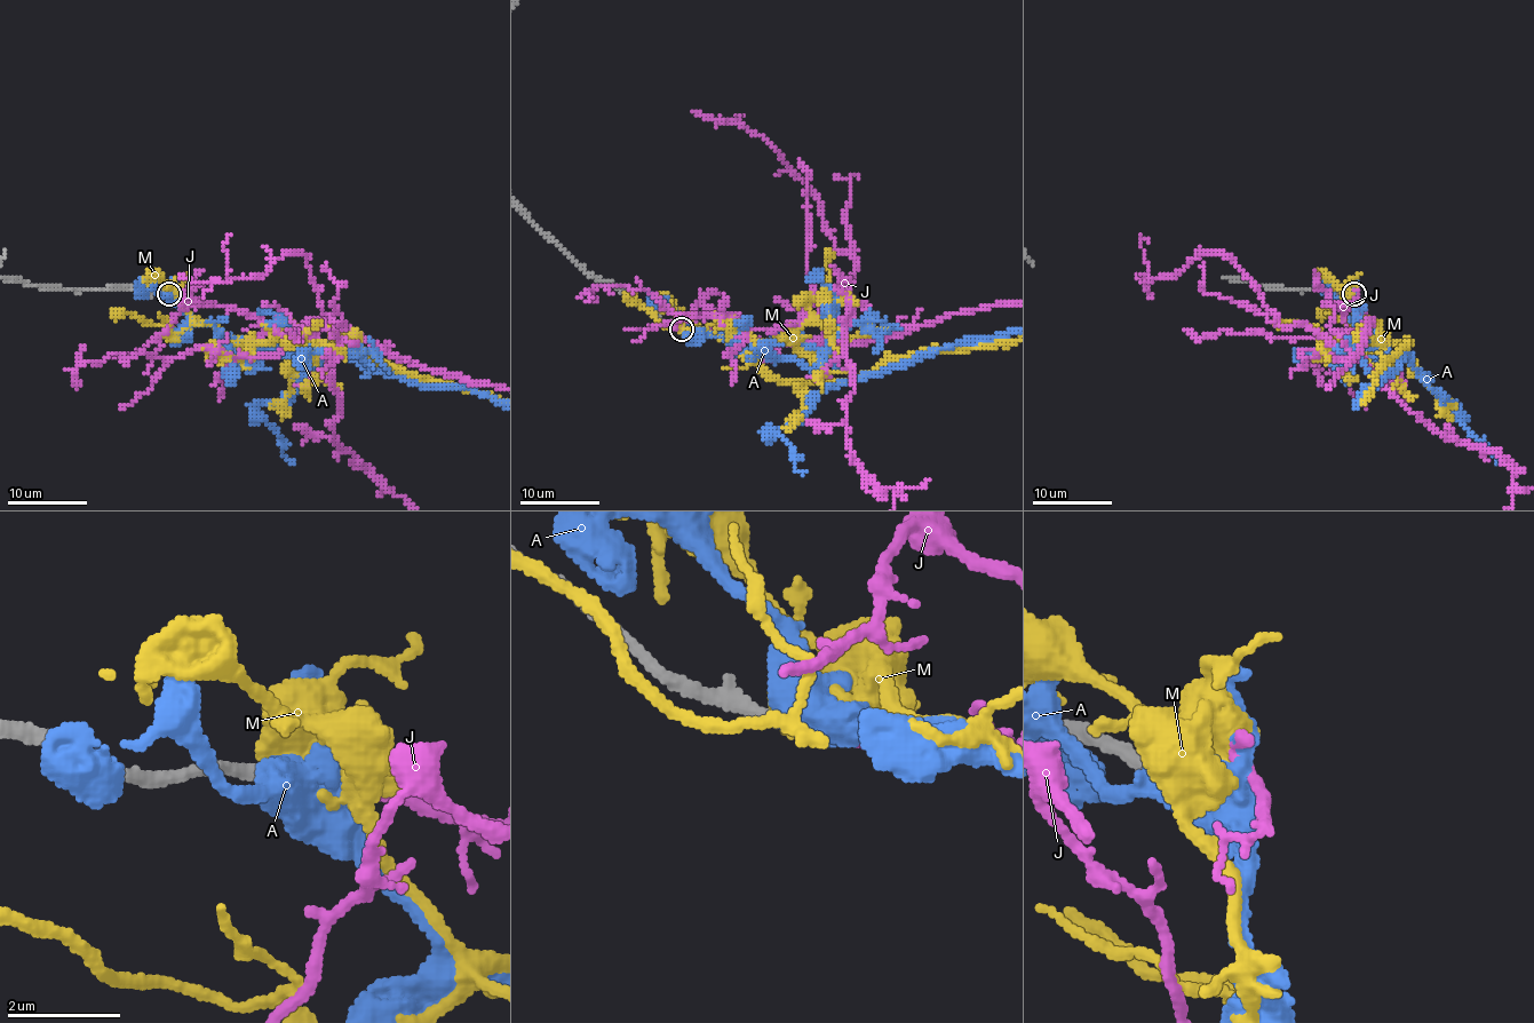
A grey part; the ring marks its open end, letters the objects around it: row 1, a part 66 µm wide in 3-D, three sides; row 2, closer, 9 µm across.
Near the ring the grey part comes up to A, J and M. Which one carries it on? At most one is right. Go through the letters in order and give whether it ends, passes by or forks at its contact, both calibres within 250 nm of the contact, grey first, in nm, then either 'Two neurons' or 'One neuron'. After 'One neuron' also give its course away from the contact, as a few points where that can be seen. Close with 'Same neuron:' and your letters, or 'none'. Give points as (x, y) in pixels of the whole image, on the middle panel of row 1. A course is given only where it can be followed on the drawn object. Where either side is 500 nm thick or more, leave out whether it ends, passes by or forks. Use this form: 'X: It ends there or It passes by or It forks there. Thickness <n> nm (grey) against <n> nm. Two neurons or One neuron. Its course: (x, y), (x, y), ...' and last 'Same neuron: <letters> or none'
A: Thickness 240 nm (grey) against 550 nm. Two neurons
J: It passes by. Thickness 200 nm (grey) against 150 nm. One neuron
M: Thickness 240 nm (grey) against 650 nm. Two neurons
Same neuron: J

